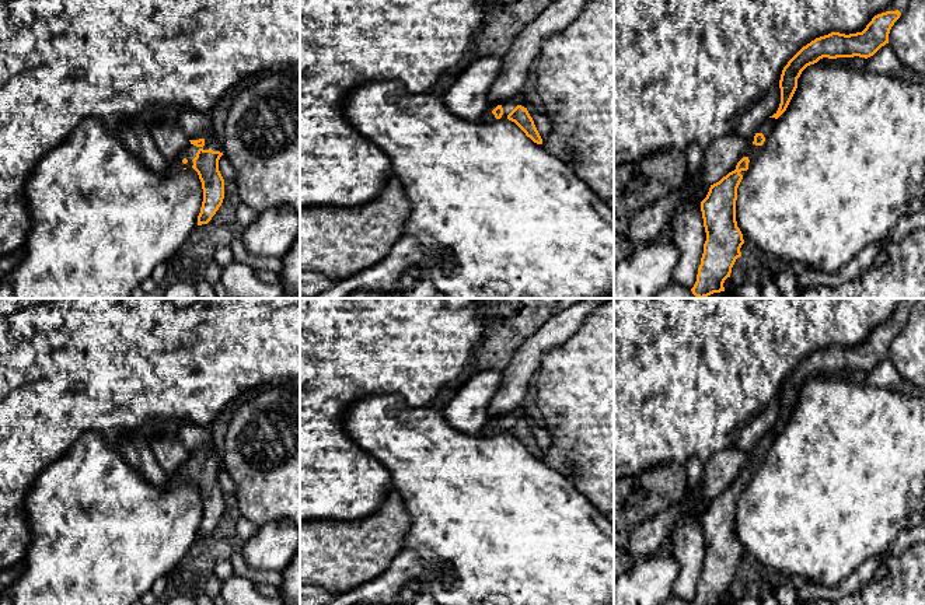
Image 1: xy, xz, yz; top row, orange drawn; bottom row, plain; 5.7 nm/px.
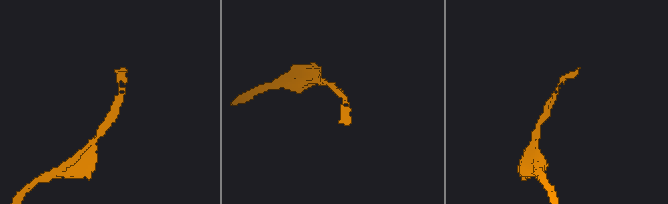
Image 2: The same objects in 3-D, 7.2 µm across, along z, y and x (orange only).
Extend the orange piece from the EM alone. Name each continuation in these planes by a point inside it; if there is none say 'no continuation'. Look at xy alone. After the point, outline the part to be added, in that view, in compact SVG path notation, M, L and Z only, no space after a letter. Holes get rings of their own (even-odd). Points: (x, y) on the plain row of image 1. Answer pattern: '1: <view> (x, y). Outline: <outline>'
1: xy (213, 455). Outline: M216 444L212 448L199 450L193 454L199 454L199 452L205 454L205 459L196 461L189 455L186 462L175 473L168 476L168 482L167 482L168 486L179 486L184 482L193 483L192 473L196 471L196 466L199 462L223 466L223 450L220 447L217 447Z

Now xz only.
1: xz (508, 419). Outline: M520 406L514 410L512 410L510 413L506 413L506 415L502 415L499 417L489 417L486 424L484 426L481 434L485 434L485 436L493 436L496 434L495 429L492 427L492 424L500 419L503 422L503 429L500 433L507 433L507 429L517 420L517 419L521 419L526 422L524 419L524 408Z

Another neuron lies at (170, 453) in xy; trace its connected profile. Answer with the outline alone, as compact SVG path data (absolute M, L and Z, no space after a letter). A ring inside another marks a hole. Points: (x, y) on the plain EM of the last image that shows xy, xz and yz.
M177 433L158 434L150 448L165 475L175 473L189 458L189 452L181 443Z

